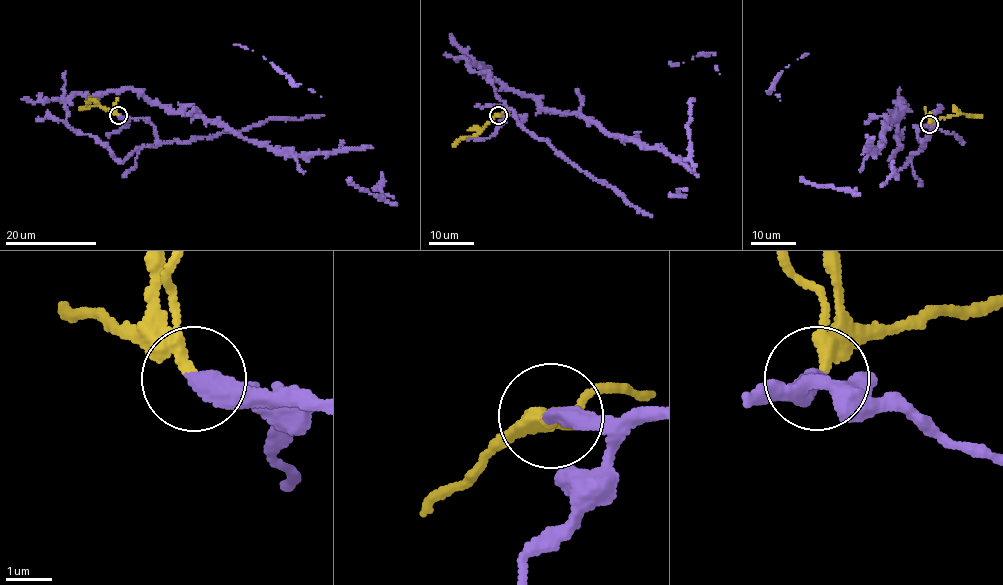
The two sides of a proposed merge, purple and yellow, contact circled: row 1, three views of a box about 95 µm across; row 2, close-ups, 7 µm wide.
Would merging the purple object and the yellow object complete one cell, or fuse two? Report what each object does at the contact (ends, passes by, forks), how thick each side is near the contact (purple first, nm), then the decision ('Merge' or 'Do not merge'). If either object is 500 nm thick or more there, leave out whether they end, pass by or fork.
At the ring purple ends. At the ring yellow ends. Thickness 420 nm (purple) against 280 nm. Do not merge

